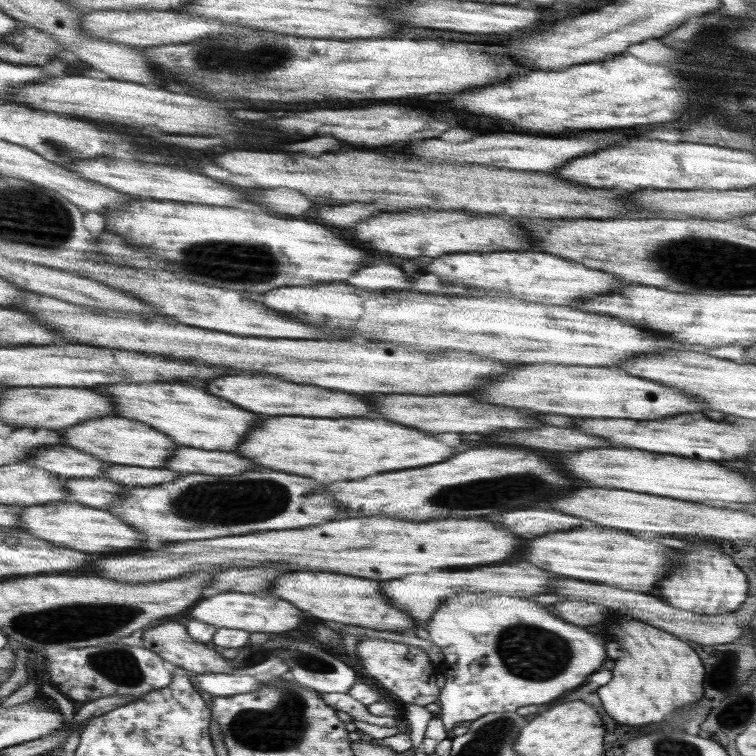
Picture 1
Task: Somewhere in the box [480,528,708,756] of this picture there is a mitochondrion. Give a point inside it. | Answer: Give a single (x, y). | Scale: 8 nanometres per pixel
(515, 645)

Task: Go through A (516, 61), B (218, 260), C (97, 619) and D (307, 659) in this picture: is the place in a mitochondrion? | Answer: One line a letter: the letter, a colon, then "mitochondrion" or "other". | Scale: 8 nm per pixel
A: other
B: mitochondrion
C: mitochondrion
D: mitochondrion

